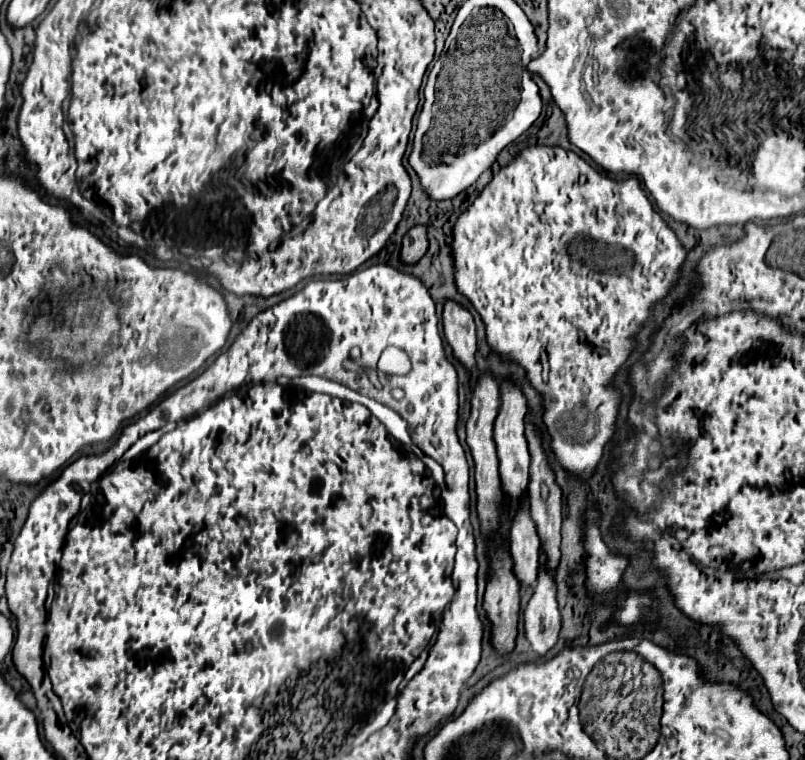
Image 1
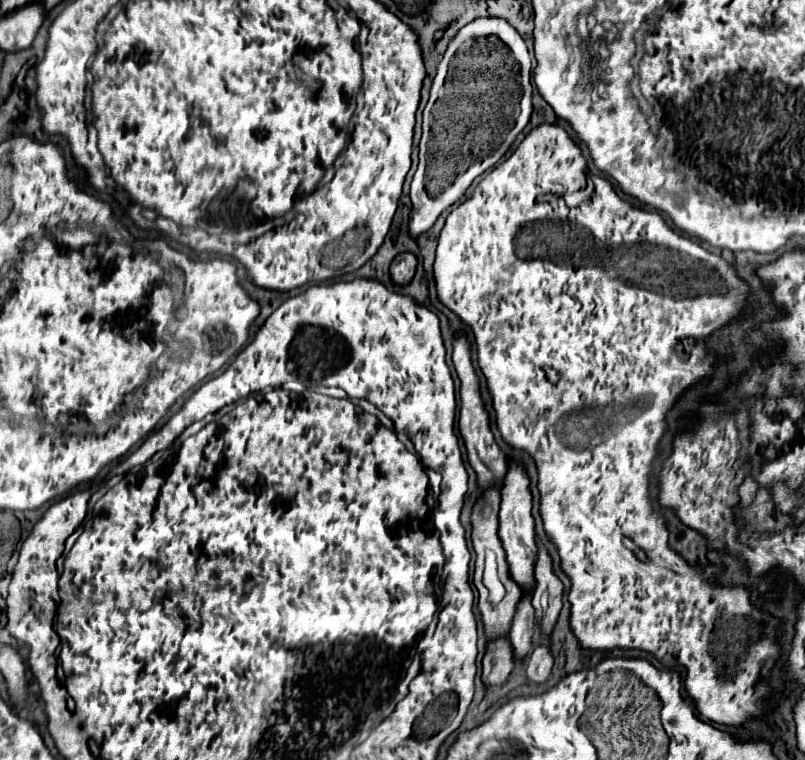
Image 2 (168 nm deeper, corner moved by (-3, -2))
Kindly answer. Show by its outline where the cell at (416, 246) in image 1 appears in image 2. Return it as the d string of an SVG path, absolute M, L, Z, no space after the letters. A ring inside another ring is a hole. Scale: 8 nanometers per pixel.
M400 253L394 261L392 261L392 265L390 265L390 273L392 273L392 281L396 281L396 283L400 283L400 285L404 285L404 283L408 283L412 277L414 277L414 273L416 273L416 265L418 265L418 259L416 259L416 255L412 255L412 253Z

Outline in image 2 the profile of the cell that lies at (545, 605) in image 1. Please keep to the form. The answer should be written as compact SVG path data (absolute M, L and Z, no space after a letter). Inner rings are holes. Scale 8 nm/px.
M538 643L534 647L534 651L530 653L528 657L528 677L536 683L544 683L548 677L550 677L550 671L552 671L552 663L554 663L554 657L552 657L552 651L546 643Z

